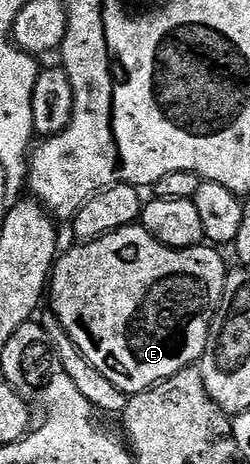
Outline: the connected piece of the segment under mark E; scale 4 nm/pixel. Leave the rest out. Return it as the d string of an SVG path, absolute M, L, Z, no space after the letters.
M140 224L124 226L115 232L104 234L94 242L73 244L66 254L64 251L53 263L51 281L47 287L48 301L53 301L51 313L57 317L59 324L67 332L67 336L71 336L71 340L79 348L79 352L83 352L85 359L91 364L95 364L95 368L99 368L99 372L103 372L103 376L107 376L107 380L111 380L111 384L115 384L115 388L119 388L124 394L130 396L149 390L155 384L175 377L180 370L185 370L189 366L197 366L200 363L203 352L207 348L213 315L216 314L217 306L221 303L225 287L227 265L225 266L225 262L217 250L220 249L209 244L192 246L186 250L172 250L169 246L164 246L159 240L151 237L144 226Z

